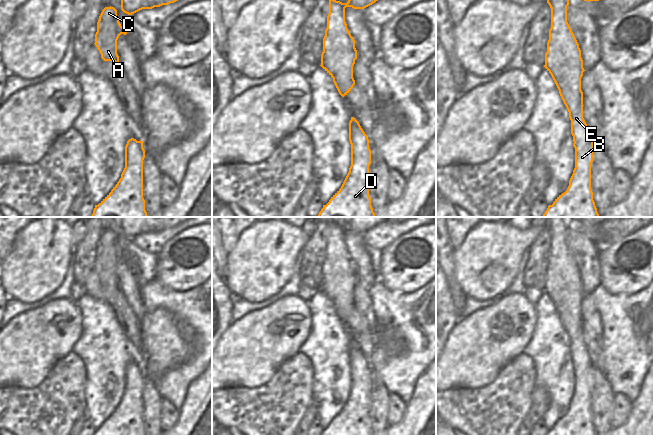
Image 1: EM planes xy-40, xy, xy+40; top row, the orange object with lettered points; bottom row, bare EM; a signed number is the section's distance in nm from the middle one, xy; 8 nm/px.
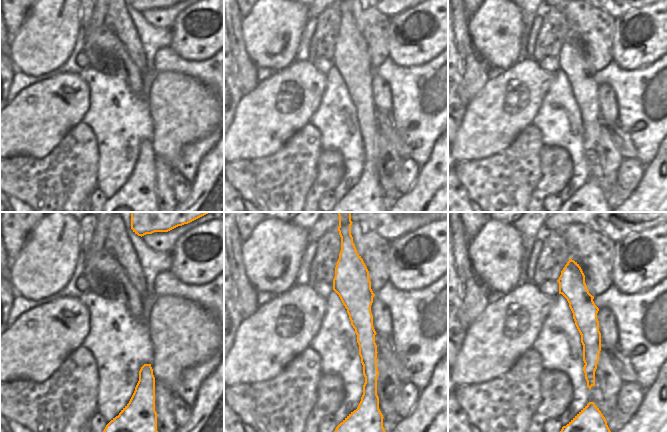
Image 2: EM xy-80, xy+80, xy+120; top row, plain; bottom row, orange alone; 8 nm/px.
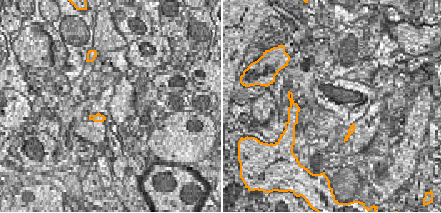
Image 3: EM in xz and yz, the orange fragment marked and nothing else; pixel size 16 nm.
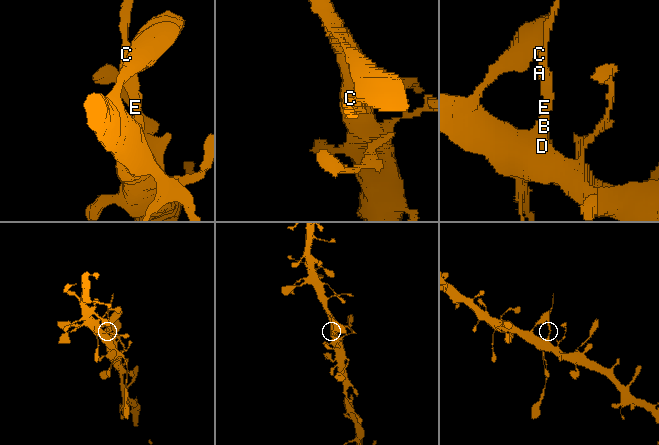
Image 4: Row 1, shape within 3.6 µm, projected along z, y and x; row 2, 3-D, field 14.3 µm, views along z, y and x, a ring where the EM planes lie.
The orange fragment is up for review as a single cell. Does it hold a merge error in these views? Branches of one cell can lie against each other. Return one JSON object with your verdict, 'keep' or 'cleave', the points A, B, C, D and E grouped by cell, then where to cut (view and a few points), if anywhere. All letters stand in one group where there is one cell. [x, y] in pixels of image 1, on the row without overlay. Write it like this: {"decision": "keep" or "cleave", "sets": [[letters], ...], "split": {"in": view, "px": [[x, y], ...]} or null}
{"decision": "cleave", "sets": [["A", "C", "E"], ["B", "D"]], "split": {"in": "xy+40", "px": [[590, 362], [581, 368], [577, 365], [574, 366]]}}

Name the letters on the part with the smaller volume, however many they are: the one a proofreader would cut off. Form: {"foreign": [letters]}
{"foreign": ["A", "C", "E"]}

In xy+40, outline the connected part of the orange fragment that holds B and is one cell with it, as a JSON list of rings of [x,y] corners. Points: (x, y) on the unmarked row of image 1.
[[[588,363],[580,369],[578,365],[573,367],[575,372],[575,392],[569,404],[567,414],[559,419],[546,435],[597,435],[591,414],[591,388],[593,386],[593,364]]]

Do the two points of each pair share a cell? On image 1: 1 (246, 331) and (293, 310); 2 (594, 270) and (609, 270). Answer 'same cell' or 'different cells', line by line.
1: same cell
2: different cells

